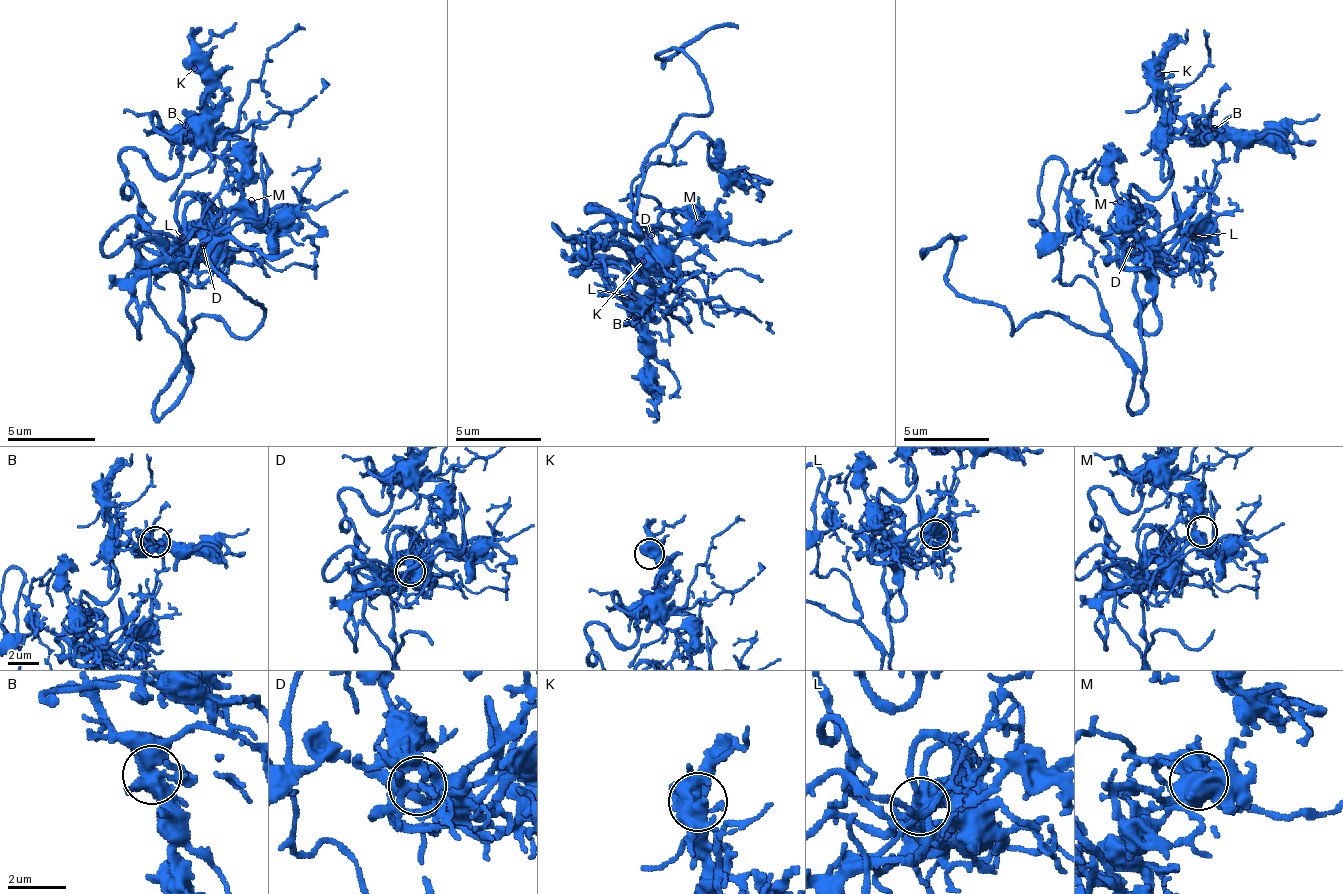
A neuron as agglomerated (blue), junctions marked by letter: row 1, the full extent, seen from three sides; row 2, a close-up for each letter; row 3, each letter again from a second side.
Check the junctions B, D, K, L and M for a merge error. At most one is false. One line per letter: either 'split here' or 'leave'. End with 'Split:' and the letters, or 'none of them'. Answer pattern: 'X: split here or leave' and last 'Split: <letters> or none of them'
B: leave
D: leave
K: leave
L: leave
M: leave
Split: none of them

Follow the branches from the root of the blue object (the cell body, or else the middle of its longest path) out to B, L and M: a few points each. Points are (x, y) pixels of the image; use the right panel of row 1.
B: (1141, 355), (1132, 248), (1141, 218), (1171, 180), (1158, 133), (1171, 120), (1197, 133), (1214, 128)
L: (1141, 355), (1141, 300), (1137, 295), (1137, 278), (1175, 240), (1192, 235)
M: (1141, 355), (1137, 295), (1141, 274), (1120, 261), (1120, 240), (1128, 223), (1128, 210), (1120, 201)

